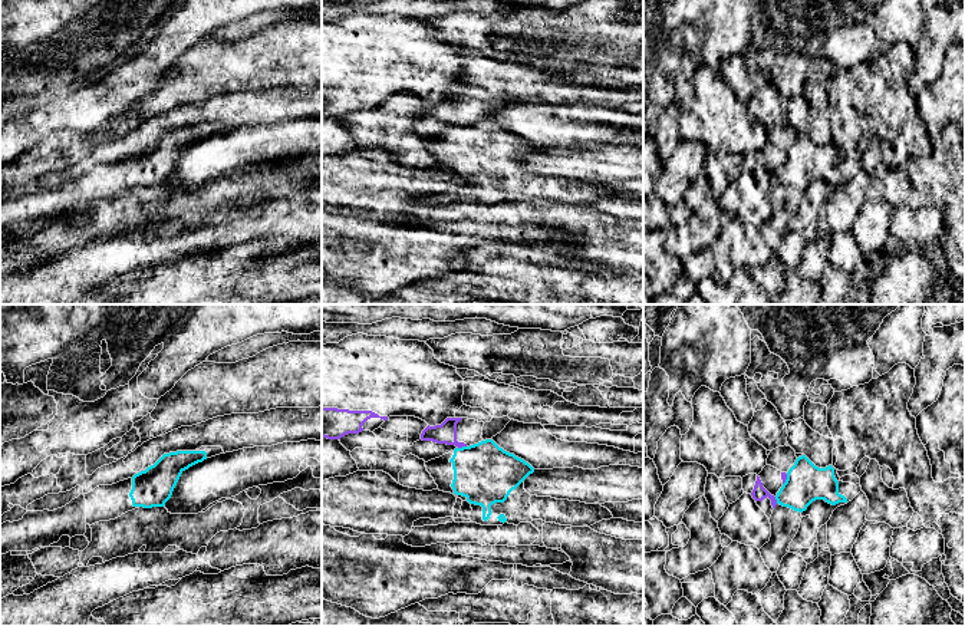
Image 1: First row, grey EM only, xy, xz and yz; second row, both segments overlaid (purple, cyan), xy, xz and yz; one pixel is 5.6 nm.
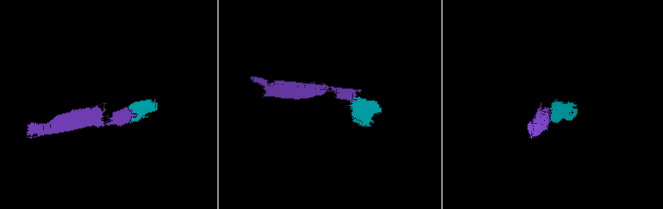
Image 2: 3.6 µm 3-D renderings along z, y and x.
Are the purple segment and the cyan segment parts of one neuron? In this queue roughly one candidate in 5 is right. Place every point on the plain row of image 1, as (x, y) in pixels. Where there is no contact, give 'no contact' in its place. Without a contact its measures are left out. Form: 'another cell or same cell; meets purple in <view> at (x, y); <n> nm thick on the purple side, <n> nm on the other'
another cell; meets purple in xz at (461, 125); 120 nm thick on the purple side, 340 nm on the other

